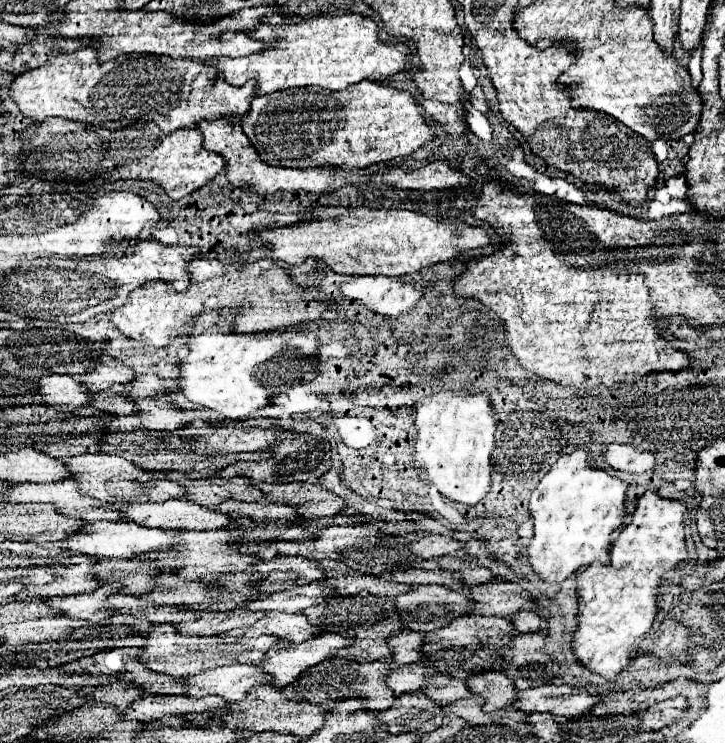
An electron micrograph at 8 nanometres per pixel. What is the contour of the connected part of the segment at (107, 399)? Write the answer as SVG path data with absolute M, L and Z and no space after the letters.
M95 394L95 402L93 406L105 414L113 414L113 416L131 416L133 414L133 400L127 400L123 396L117 396L117 394L105 394L103 400L101 400L101 394L97 396Z

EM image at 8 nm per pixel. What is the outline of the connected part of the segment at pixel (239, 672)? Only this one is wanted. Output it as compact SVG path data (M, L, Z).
M227 664L201 674L195 674L195 698L215 694L223 700L237 702L247 696L249 688L257 684L267 684L269 676L259 672L253 664Z

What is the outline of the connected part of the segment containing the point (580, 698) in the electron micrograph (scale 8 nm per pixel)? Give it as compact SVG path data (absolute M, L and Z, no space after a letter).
M545 684L529 690L519 690L515 694L513 708L525 714L547 712L547 714L559 714L559 716L571 718L571 716L589 712L589 708L597 702L599 698L591 696L585 688L567 686L567 684L561 684L561 686Z

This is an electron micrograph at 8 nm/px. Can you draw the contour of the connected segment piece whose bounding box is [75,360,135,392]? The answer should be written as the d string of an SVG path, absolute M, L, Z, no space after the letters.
M109 360L109 362L97 364L93 372L85 372L85 374L79 374L75 378L79 384L85 384L93 392L99 392L99 390L107 390L111 386L127 384L133 380L133 376L135 376L135 372L131 368L123 366L117 360Z

